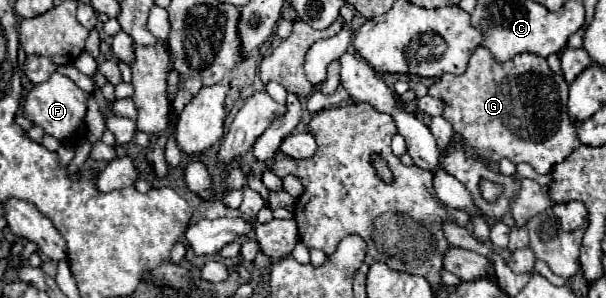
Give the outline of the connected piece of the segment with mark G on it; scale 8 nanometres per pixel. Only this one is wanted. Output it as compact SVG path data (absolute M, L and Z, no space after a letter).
M477 47L469 59L467 71L461 75L445 73L429 87L429 95L445 101L443 117L453 125L453 131L489 161L501 161L507 157L515 165L529 163L539 175L545 175L553 165L561 163L581 145L575 121L567 111L567 81L555 79L555 73L549 69L545 57L535 53L519 53L511 61L499 63L487 47Z

